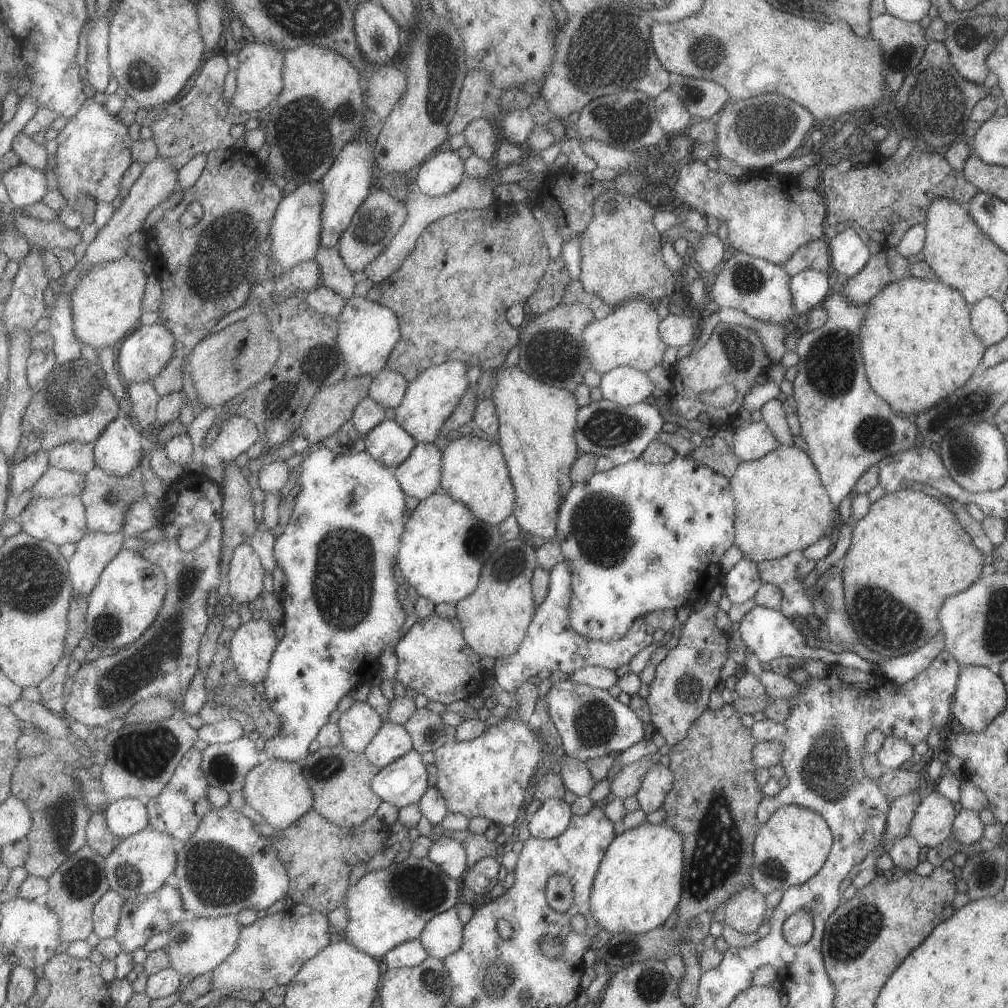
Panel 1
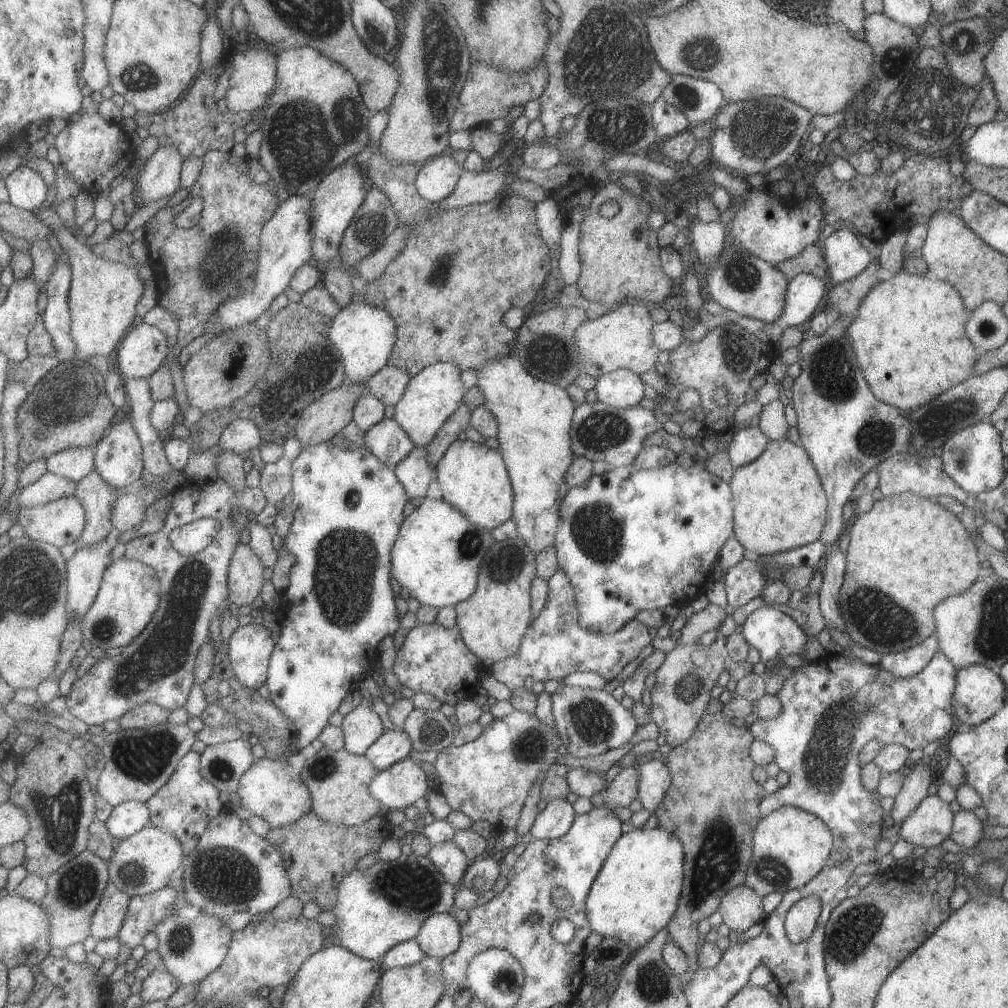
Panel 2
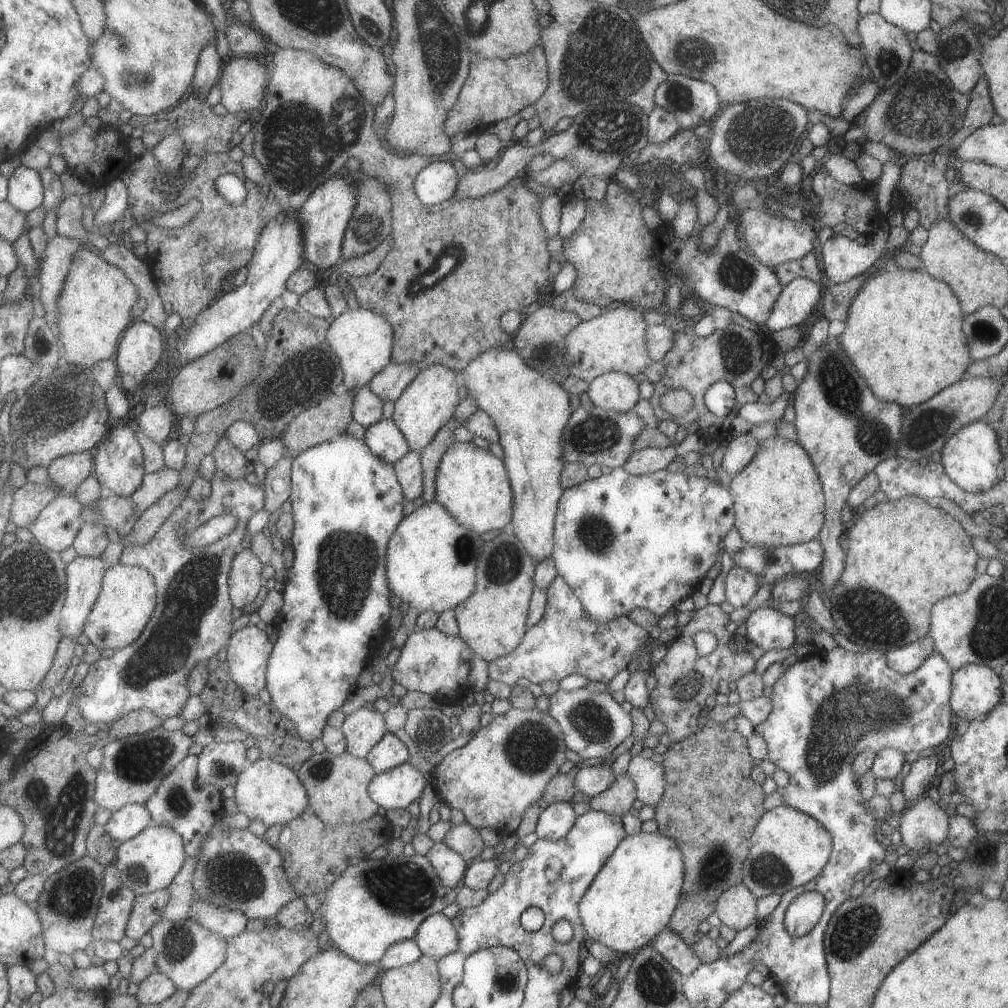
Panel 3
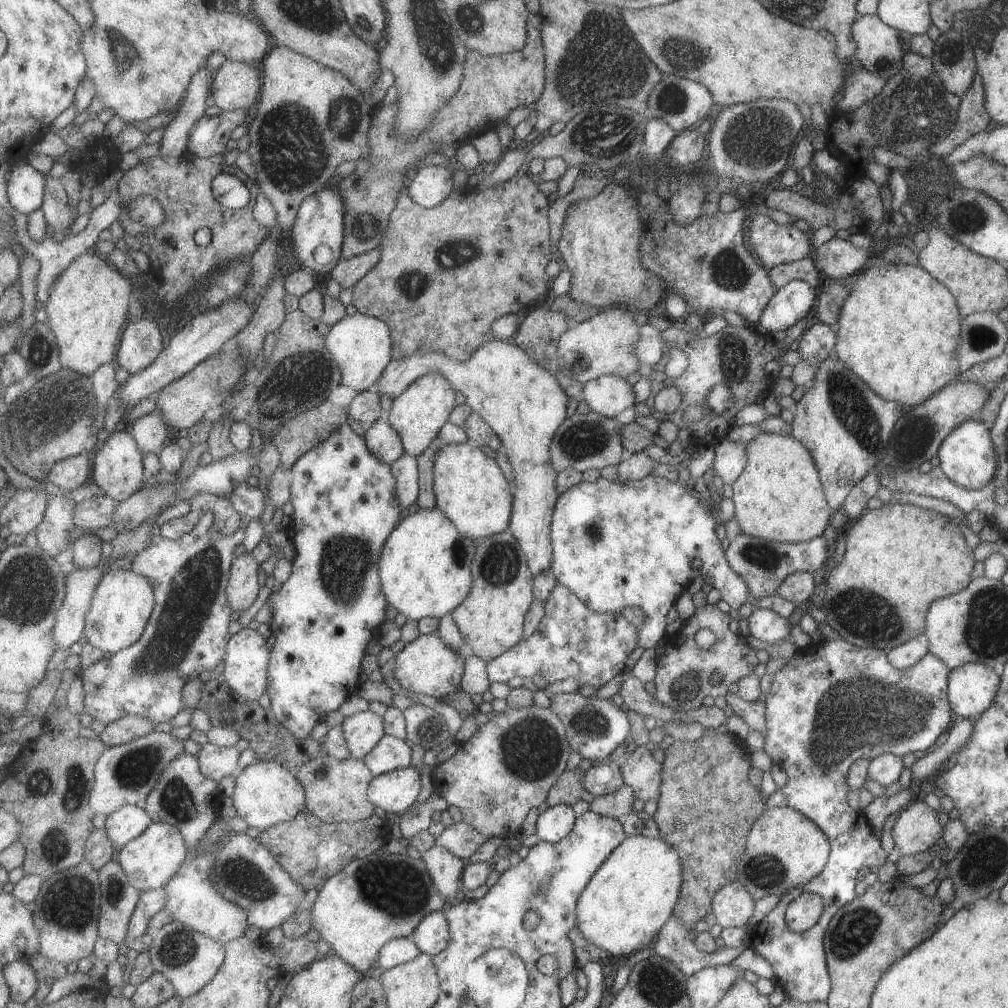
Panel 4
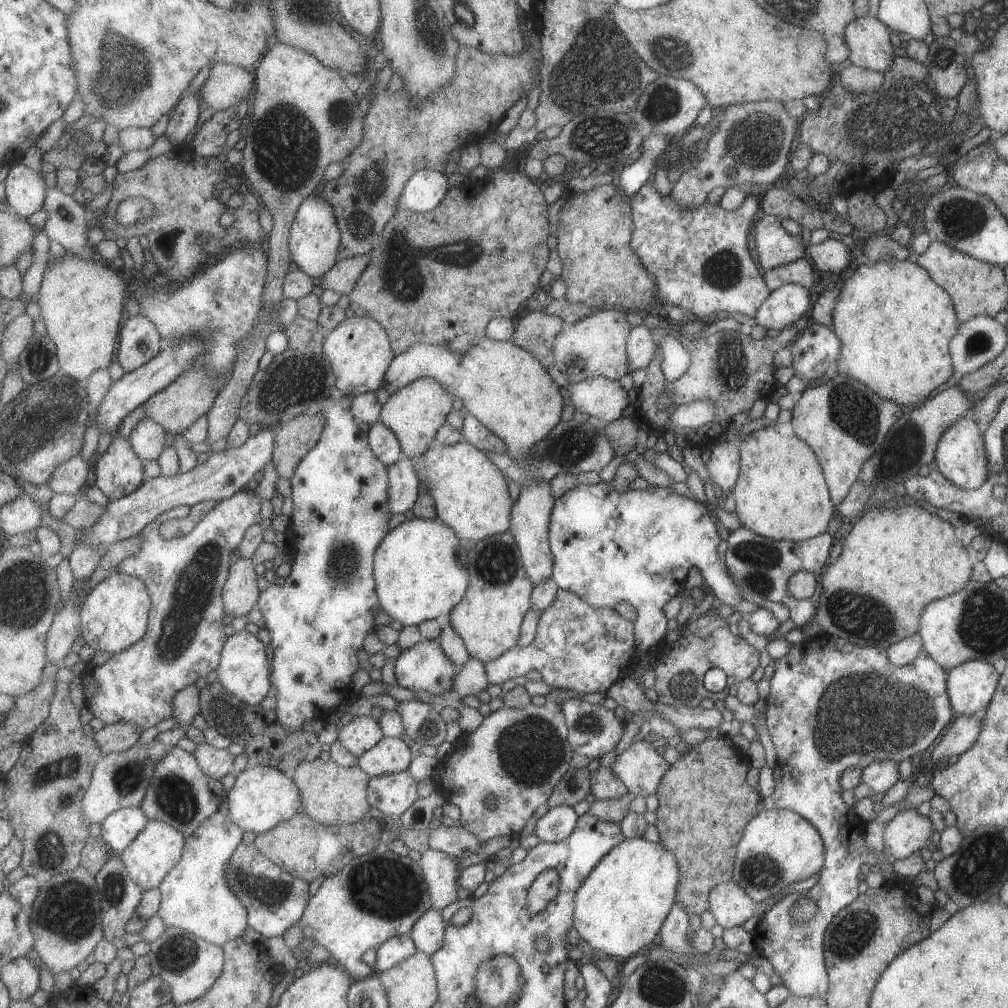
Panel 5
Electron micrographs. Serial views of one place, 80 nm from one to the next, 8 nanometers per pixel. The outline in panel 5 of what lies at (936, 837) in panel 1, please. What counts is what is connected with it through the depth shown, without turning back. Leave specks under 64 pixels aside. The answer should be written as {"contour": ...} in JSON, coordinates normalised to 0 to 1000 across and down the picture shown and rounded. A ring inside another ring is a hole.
{"contour":[[[900,802],[892,804],[878,819],[875,834],[877,839],[882,842],[882,847],[886,848],[888,852],[897,852],[914,841],[922,839],[924,826],[929,822],[922,811],[914,809],[909,802]]]}

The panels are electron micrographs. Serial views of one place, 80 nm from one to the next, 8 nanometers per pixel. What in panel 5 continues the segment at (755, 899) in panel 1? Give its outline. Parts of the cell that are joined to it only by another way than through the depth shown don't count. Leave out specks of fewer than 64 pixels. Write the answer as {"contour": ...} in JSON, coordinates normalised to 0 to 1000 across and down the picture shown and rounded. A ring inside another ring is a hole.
{"contour":[[[726,873],[708,879],[702,887],[702,903],[708,909],[710,917],[717,923],[735,919],[745,908],[754,905],[757,907],[767,897],[769,897],[769,894],[764,891],[754,896],[747,895],[739,887],[739,884],[733,881]]]}

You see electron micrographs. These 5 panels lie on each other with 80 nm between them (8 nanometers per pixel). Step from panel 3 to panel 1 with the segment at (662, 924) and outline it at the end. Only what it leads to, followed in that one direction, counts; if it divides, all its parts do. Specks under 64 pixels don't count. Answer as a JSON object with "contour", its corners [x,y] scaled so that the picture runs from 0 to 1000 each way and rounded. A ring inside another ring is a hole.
{"contour":[[[640,813],[625,822],[612,827],[604,836],[596,852],[594,863],[587,875],[584,897],[590,915],[604,927],[626,926],[636,928],[657,918],[658,914],[671,903],[677,882],[677,831],[664,818],[645,816]]]}

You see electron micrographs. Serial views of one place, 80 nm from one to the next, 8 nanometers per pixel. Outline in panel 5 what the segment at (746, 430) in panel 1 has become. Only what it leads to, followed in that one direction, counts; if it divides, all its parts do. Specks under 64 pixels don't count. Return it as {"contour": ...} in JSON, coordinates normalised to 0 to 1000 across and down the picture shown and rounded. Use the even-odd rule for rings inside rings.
{"contour":[[[713,437],[704,445],[705,449],[700,459],[704,478],[711,480],[719,490],[731,476],[734,452],[732,446],[723,441],[721,437]]]}

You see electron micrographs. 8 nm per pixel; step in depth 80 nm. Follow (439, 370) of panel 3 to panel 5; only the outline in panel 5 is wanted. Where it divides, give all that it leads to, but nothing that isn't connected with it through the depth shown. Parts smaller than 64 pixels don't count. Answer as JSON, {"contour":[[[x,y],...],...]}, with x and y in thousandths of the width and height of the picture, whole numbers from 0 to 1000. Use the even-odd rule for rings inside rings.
{"contour":[[[420,374],[393,389],[381,401],[377,417],[393,429],[401,450],[414,456],[433,439],[433,433],[449,409],[450,393],[435,378]]]}

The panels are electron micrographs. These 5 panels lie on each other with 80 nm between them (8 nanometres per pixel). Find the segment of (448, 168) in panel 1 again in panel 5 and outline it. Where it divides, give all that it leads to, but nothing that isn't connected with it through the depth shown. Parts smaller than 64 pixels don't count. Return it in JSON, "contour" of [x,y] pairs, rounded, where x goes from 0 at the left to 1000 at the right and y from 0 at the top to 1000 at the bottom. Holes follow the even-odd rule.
{"contour":[[[423,167],[413,171],[403,183],[398,196],[398,205],[415,211],[434,206],[444,193],[447,183],[443,172]]]}

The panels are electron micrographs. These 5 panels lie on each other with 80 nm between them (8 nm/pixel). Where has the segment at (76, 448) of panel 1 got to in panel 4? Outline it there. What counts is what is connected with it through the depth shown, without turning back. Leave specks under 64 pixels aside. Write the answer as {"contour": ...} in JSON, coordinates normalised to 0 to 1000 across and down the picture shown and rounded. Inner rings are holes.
{"contour":[[[85,449],[58,458],[48,470],[48,474],[55,481],[64,486],[84,482],[88,472],[90,472],[90,454]]]}

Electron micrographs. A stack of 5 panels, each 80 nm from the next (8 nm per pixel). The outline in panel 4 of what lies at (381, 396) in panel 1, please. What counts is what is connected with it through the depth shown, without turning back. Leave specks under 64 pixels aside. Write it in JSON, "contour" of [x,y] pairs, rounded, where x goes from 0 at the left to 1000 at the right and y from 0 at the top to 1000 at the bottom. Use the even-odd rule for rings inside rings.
{"contour":[[[495,337],[483,340],[469,352],[467,357],[461,359],[449,357],[446,353],[432,348],[412,350],[405,356],[390,357],[375,377],[374,387],[377,391],[383,391],[391,396],[400,391],[414,376],[431,369],[439,370],[449,380],[453,389],[461,393],[461,399],[467,403],[469,409],[475,410],[497,434],[510,472],[511,495],[506,528],[516,536],[516,541],[524,552],[525,562],[531,570],[547,564],[550,557],[548,520],[557,492],[553,484],[554,466],[548,459],[547,441],[551,430],[564,413],[563,387],[557,385],[555,377],[547,368],[531,359],[510,338]]]}

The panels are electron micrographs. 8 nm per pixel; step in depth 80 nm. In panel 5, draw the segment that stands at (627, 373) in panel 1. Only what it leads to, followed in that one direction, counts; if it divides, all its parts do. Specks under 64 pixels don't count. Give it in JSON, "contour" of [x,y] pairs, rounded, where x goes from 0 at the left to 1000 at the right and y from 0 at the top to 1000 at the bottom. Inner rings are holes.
{"contour":[[[588,374],[563,383],[566,401],[583,413],[590,413],[600,419],[608,419],[626,407],[622,390],[613,377],[600,374]]]}

